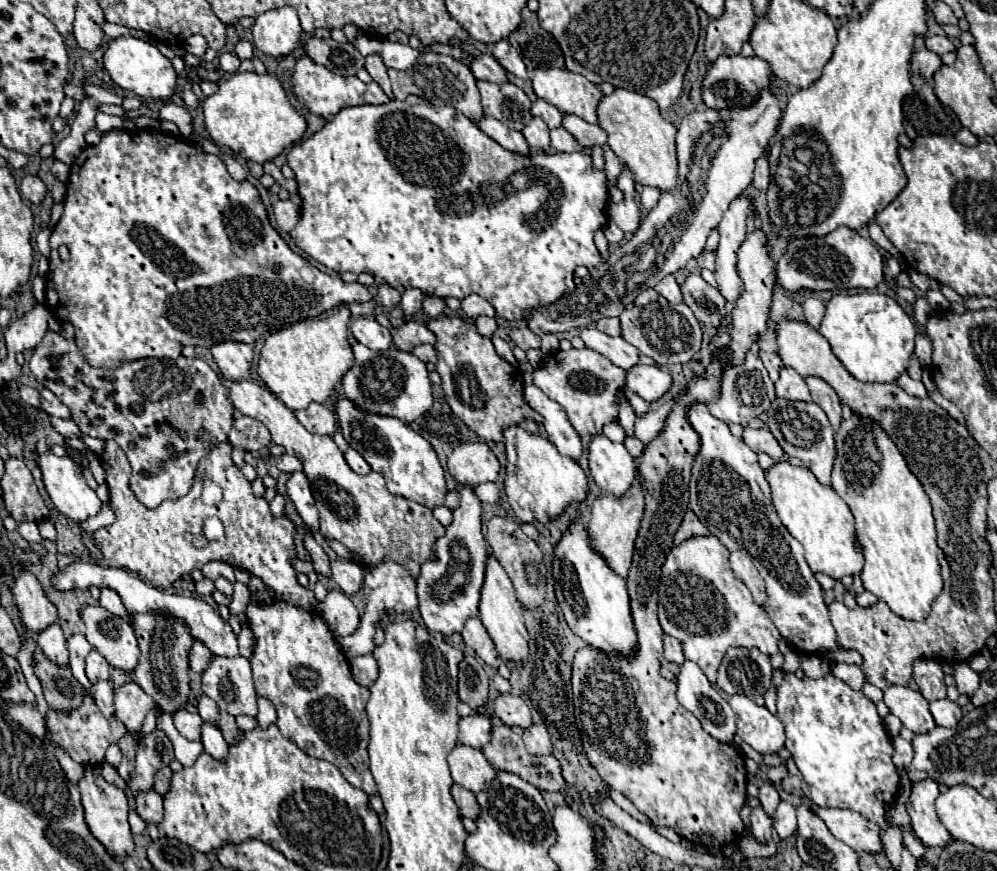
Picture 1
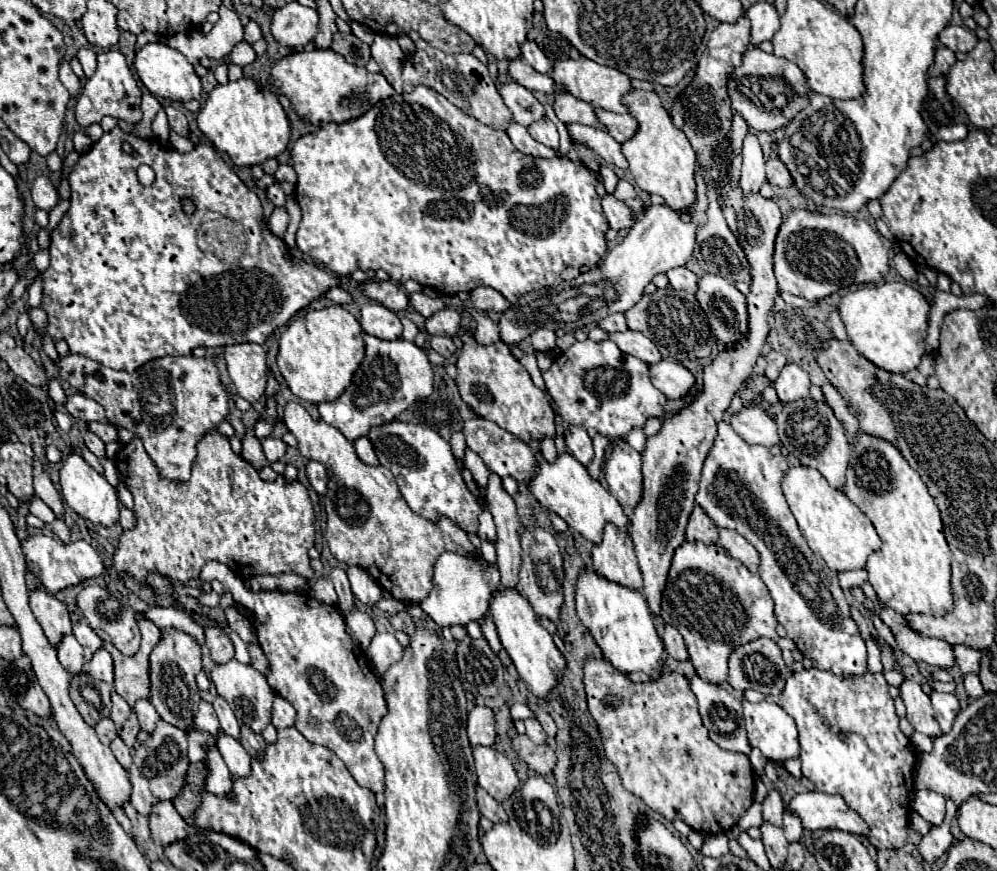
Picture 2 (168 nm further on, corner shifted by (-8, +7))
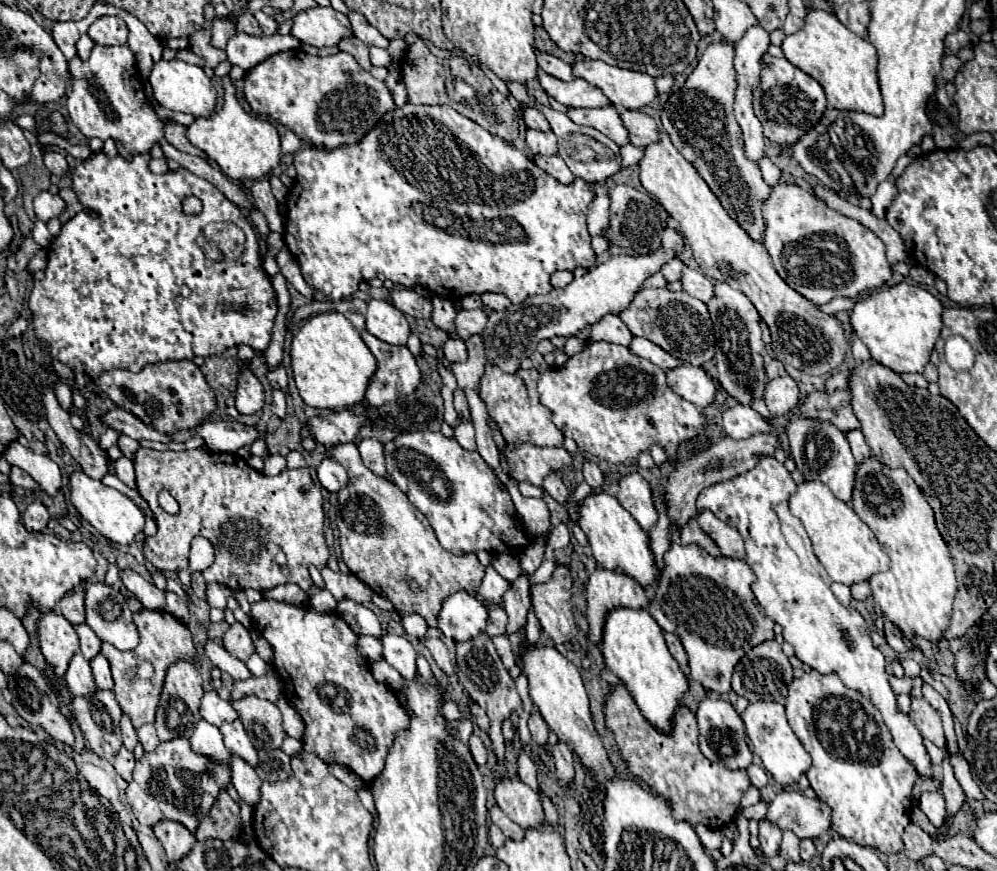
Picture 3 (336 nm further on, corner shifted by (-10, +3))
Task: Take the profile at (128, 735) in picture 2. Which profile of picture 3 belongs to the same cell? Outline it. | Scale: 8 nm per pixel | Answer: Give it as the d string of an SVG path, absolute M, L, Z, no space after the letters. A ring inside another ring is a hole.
M141 609L133 613L133 621L139 627L139 645L131 651L119 651L111 643L103 643L101 655L107 657L113 673L113 693L123 709L131 717L133 727L141 727L145 723L153 723L159 695L163 691L163 681L167 675L169 665L177 663L177 659L197 659L197 649L191 631L187 625L183 625L179 619L169 615L167 611L151 611L151 609Z

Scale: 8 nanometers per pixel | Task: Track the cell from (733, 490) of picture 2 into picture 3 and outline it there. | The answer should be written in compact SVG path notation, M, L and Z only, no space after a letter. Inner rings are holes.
M767 457L767 459L761 459L757 463L757 467L747 471L745 475L739 475L735 479L729 479L719 485L703 489L697 497L697 509L699 511L709 509L723 523L727 523L729 527L735 527L741 533L741 537L745 541L745 561L749 563L749 567L753 569L753 573L757 577L753 583L753 593L755 593L757 601L761 603L761 607L765 609L767 617L771 617L775 623L779 623L783 627L783 637L787 643L793 645L795 655L805 665L813 667L819 673L835 673L849 689L857 689L865 697L869 697L869 701L873 705L877 705L877 709L881 711L887 727L891 729L893 741L899 747L899 751L903 753L903 757L909 763L913 763L915 771L921 777L933 777L933 765L931 765L931 757L923 745L923 737L921 737L919 729L915 727L915 723L909 719L909 715L901 713L897 707L897 695L893 693L893 689L889 685L889 675L885 671L885 657L871 643L869 627L867 627L865 619L861 617L861 613L851 607L849 587L843 583L835 583L825 575L821 563L817 561L817 557L813 553L807 531L803 529L801 521L791 515L791 511L787 507L787 501L795 491L797 491L797 485L791 479L791 473L785 469L785 465L773 457Z

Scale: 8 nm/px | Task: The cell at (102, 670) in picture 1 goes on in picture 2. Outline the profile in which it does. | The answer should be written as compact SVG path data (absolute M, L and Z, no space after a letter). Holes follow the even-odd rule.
M105 647L95 651L93 659L87 663L87 673L99 681L113 683L113 659Z

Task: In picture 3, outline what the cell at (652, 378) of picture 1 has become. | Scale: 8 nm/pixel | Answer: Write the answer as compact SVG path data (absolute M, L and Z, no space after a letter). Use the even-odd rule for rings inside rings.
M683 363L677 369L667 371L667 383L677 395L691 401L699 409L705 409L707 405L711 405L717 393L715 383L705 373L705 369L693 367L691 363Z

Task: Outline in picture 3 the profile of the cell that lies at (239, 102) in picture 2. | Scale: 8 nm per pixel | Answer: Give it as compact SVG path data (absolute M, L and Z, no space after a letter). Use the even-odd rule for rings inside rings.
M225 79L223 83L225 83L223 109L215 111L215 115L209 119L203 119L203 117L195 119L195 123L187 127L185 135L191 145L199 147L213 161L217 161L217 165L229 179L251 179L251 181L263 179L271 169L279 165L279 159L281 159L279 133L271 121L261 119L257 115L253 117L243 111L243 107L235 97L235 87L231 79Z

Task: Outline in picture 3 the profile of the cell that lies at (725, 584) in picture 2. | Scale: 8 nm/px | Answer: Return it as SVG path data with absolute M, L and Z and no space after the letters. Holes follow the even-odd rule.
M673 543L663 555L663 561L665 567L659 575L649 613L663 631L675 633L681 639L687 651L691 679L699 681L707 691L725 695L731 691L731 675L743 657L743 645L759 645L775 637L773 621L765 615L751 591L755 575L745 561L711 557L697 545Z

